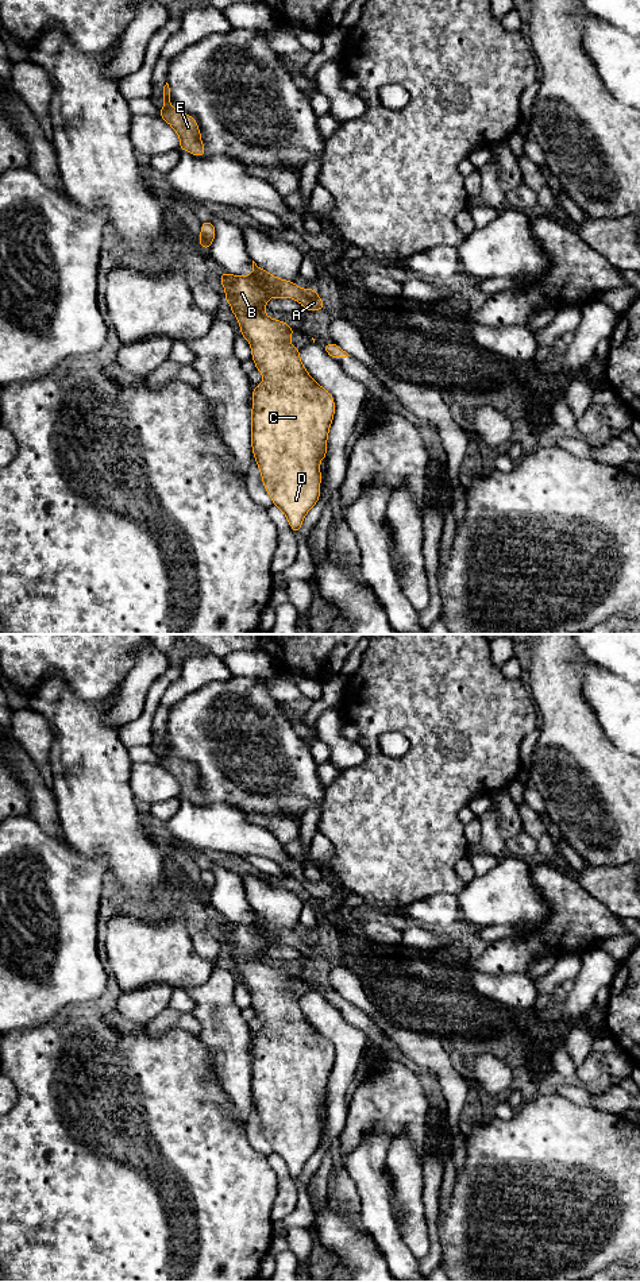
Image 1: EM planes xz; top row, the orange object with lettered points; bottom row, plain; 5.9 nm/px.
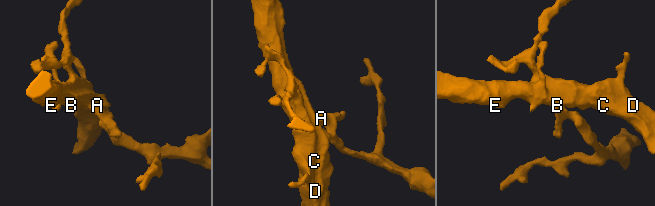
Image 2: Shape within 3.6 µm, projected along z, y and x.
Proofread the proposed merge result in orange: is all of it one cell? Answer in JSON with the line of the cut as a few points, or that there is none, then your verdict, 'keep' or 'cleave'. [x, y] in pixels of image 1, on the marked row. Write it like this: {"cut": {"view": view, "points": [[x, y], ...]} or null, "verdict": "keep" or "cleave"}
{"cut": null, "verdict": "keep"}

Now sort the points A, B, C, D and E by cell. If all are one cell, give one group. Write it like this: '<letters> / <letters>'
A B C D E

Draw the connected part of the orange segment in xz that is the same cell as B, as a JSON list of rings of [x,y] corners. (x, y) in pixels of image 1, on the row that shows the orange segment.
[[[252,260],[251,275],[232,275],[223,271],[220,282],[225,290],[225,301],[240,325],[240,335],[250,343],[251,358],[255,368],[263,375],[259,386],[252,387],[251,409],[251,447],[257,460],[265,490],[269,493],[273,505],[284,511],[294,533],[298,533],[306,513],[320,499],[320,460],[327,459],[327,439],[335,416],[334,397],[320,386],[306,371],[300,359],[300,350],[289,343],[294,328],[285,321],[274,320],[263,313],[270,298],[293,298],[302,305],[302,309],[317,312],[324,309],[324,302],[315,289],[302,289],[294,282],[281,279],[261,269]]]

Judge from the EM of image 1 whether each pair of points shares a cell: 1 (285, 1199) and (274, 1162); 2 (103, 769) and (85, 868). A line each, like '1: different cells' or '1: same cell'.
1: same cell
2: different cells

